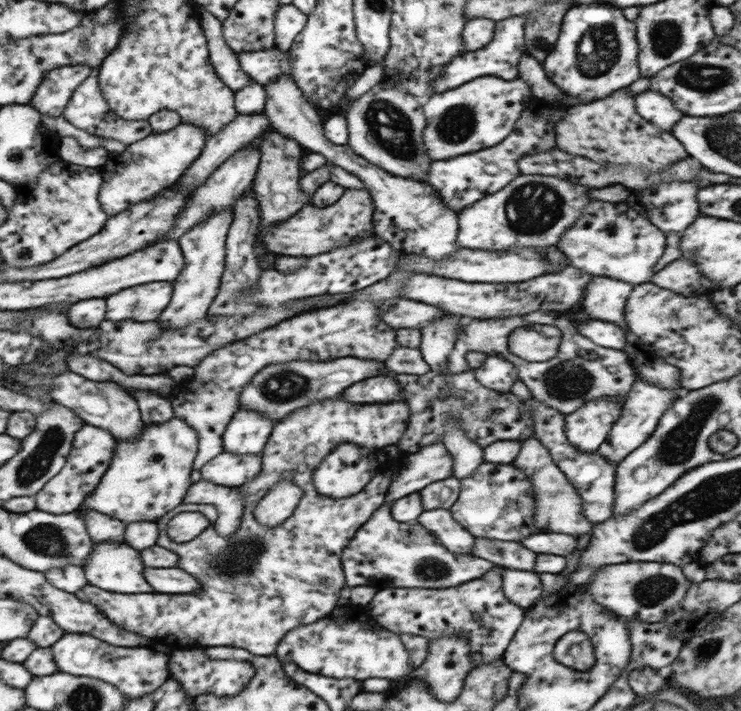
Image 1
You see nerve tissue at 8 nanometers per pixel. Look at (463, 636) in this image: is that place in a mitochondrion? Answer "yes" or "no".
no

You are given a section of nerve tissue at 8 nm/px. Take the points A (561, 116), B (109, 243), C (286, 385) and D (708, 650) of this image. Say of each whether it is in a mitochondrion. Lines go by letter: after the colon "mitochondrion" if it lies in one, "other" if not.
A: other
B: mitochondrion
C: mitochondrion
D: mitochondrion

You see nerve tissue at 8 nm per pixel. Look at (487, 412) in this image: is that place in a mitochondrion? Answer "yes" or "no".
yes

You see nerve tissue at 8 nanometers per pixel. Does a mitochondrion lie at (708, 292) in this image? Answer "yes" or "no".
no

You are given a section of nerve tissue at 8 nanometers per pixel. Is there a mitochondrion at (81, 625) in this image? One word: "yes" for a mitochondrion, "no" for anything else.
no

